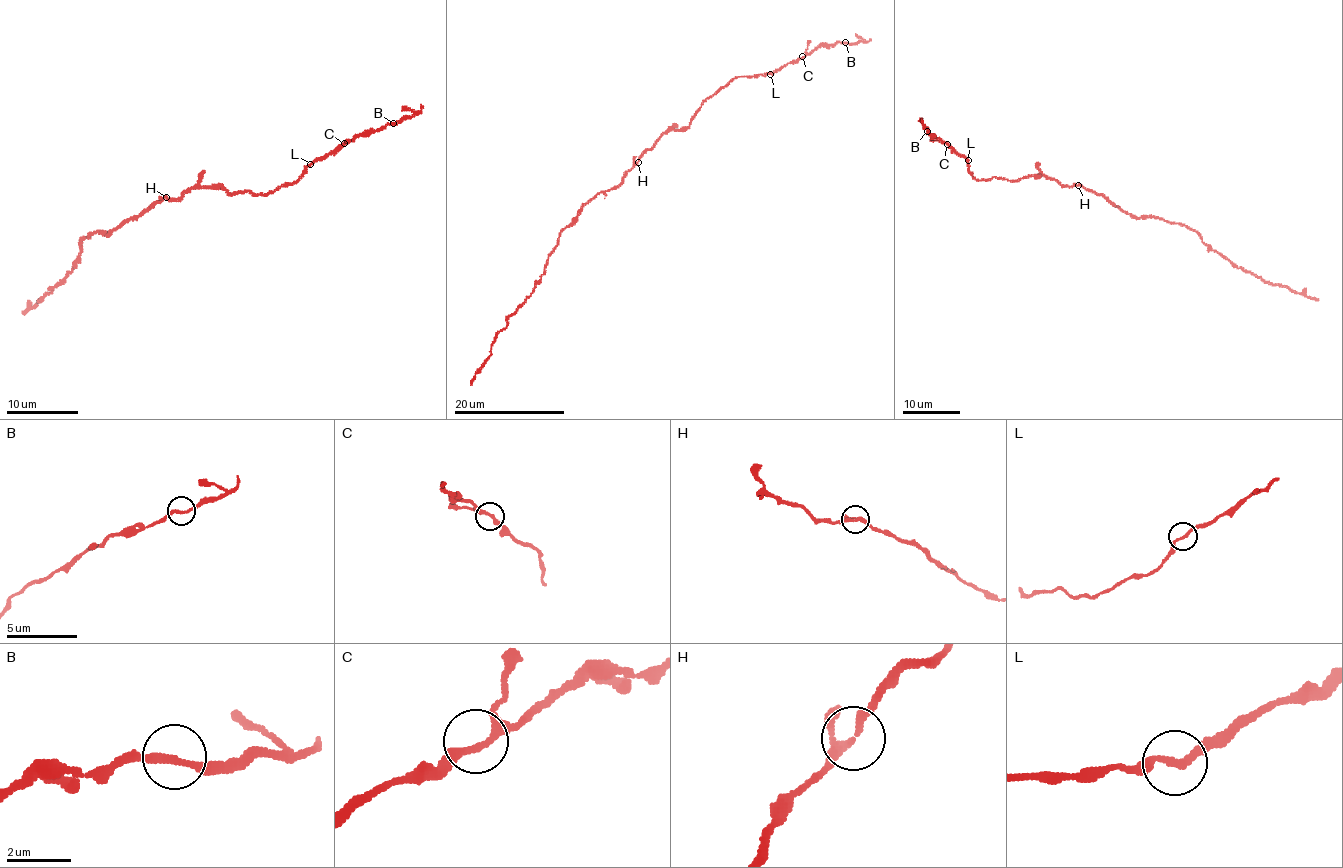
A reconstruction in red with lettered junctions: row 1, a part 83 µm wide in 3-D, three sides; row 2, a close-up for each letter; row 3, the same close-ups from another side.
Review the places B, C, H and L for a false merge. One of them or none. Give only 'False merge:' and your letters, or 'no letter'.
False merge: no letter

